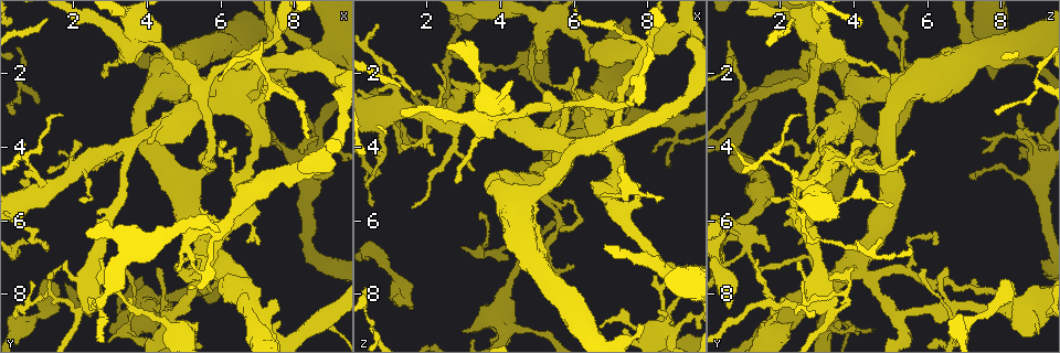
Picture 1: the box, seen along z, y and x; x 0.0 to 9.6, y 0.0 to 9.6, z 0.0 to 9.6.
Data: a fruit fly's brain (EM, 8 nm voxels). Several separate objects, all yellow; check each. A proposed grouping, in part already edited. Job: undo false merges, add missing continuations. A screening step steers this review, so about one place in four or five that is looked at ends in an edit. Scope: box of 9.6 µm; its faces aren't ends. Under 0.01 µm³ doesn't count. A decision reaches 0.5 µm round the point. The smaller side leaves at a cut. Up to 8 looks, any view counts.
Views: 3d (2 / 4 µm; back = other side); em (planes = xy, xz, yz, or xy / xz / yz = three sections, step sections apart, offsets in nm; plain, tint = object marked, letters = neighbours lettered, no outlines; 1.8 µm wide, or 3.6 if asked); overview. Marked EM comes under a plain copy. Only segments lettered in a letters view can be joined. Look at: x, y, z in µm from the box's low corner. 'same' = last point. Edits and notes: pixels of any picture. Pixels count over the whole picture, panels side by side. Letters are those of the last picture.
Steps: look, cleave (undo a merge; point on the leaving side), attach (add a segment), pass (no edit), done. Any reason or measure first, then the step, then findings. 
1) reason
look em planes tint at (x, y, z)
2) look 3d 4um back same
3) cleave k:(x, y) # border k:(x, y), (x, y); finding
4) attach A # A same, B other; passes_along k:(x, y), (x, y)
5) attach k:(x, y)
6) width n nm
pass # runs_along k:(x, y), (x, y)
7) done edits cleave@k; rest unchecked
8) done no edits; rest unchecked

thin end
look 3d 4um at (2.80, 2.10, 5.00)

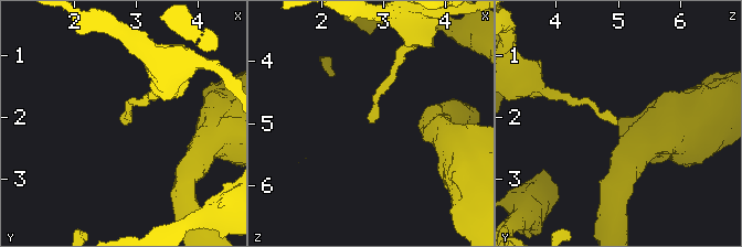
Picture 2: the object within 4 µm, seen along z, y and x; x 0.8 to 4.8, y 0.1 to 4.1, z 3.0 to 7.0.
need the tissue
look em yz step 8 tint at (2.80, 2.05, 5.05)

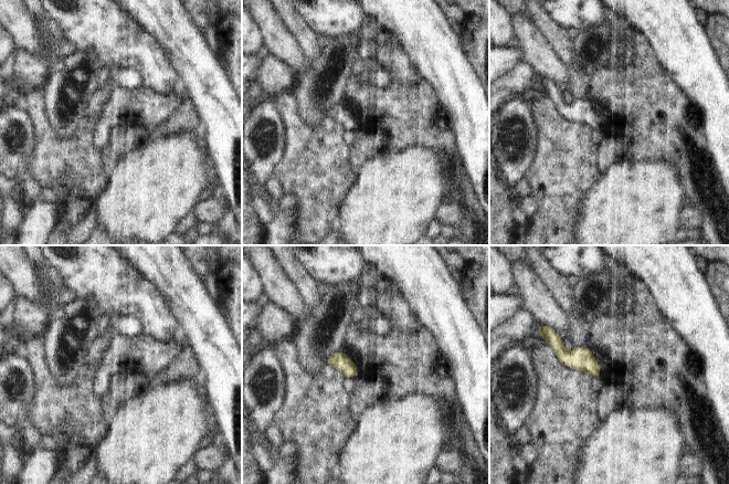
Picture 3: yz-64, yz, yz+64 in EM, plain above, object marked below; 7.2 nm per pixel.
look em yz step 8 letters same

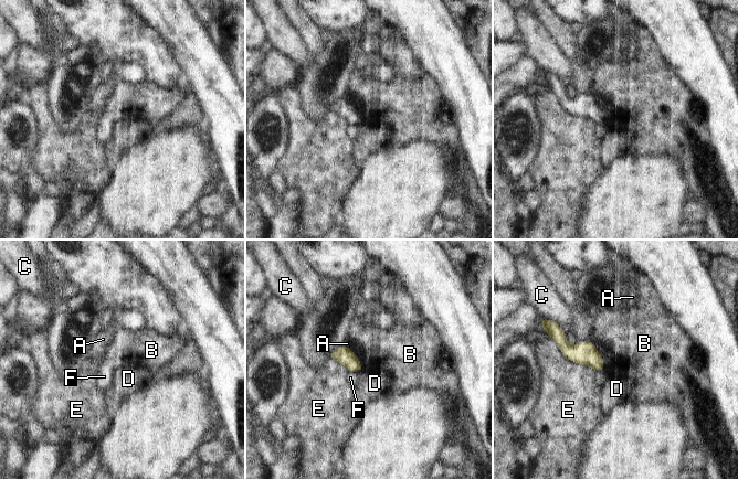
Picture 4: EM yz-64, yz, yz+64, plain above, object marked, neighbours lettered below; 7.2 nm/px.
pass # A other, B other, C other, D other, E other, F other; none of them fits

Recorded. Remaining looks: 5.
free end
look em planes letters at (2.10, 5.45, 1.80)

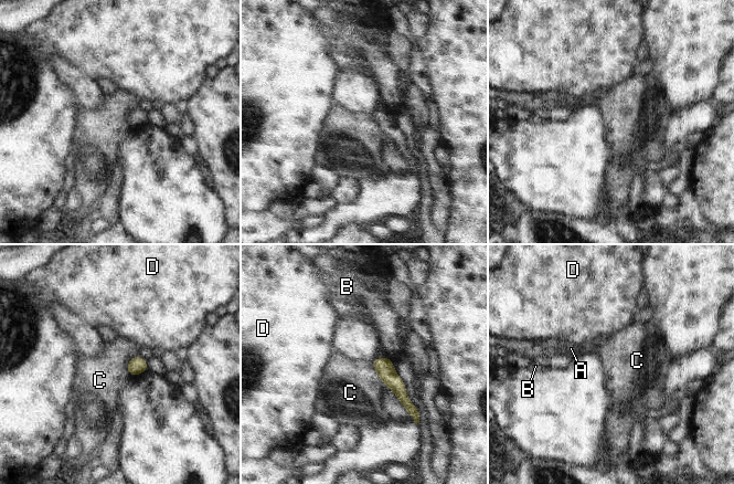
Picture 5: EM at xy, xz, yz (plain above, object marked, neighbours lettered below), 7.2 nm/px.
longest_contact C 220 nm
pass # A other, B other, C other, D other; border 5:(371, 361), (378, 377), (385, 386); none of them fits

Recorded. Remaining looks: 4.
free end
look em xz step 16 letters at (8.60, 8.95, 4.55)

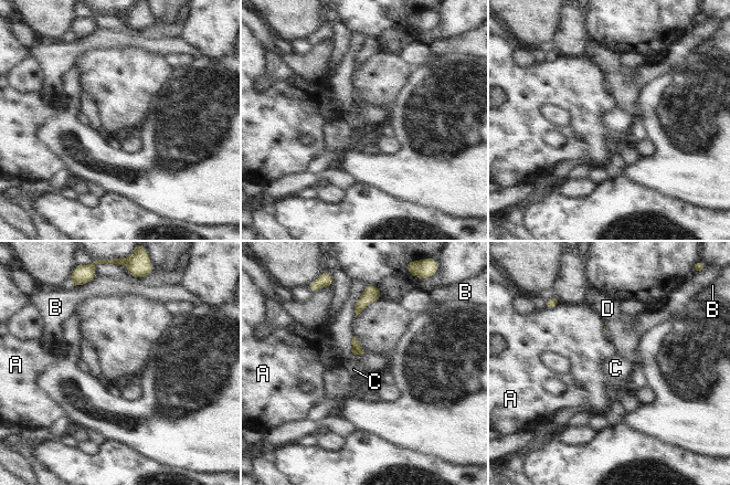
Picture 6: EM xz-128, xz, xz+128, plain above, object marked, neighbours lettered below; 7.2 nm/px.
look em planes letters same

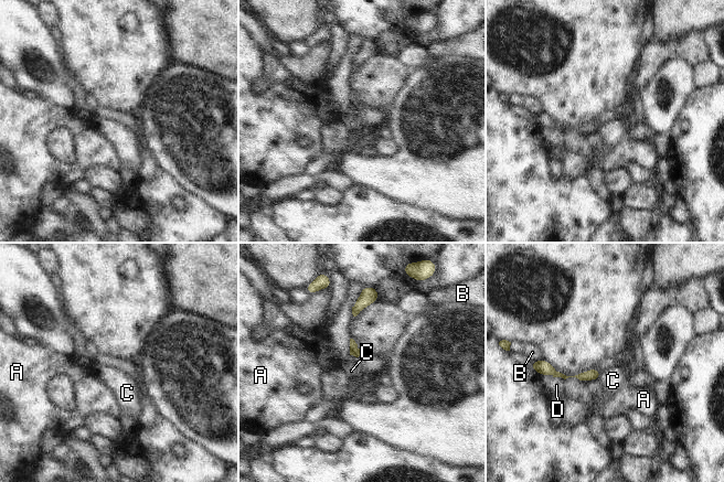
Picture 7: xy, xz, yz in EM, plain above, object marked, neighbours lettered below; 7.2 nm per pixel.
longest_contact D 190 nm
attach C # A other, B other, C same, D other; passes_along 7:(592, 374), (599, 376), (613, 381); the cell continues

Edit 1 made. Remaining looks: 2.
done edits attach@7; rest unchecked

